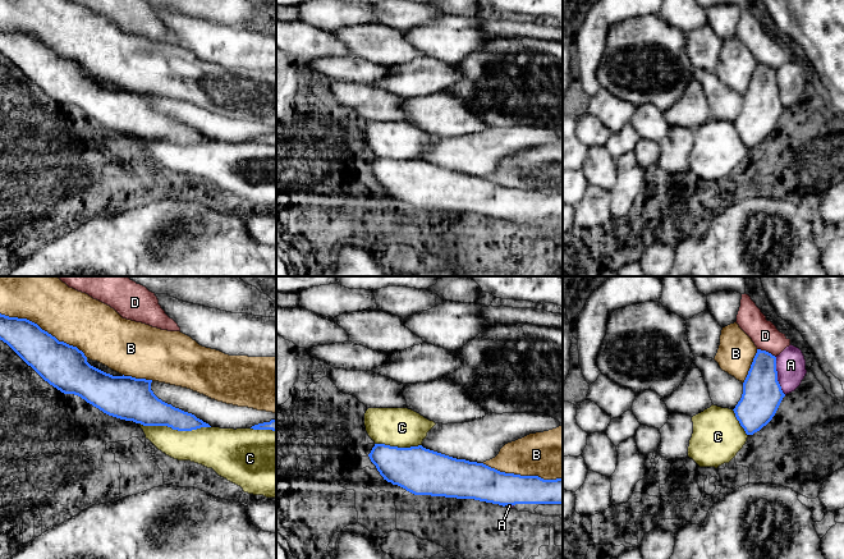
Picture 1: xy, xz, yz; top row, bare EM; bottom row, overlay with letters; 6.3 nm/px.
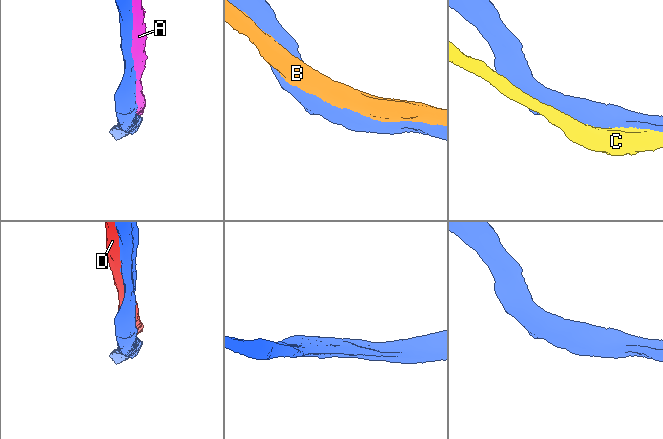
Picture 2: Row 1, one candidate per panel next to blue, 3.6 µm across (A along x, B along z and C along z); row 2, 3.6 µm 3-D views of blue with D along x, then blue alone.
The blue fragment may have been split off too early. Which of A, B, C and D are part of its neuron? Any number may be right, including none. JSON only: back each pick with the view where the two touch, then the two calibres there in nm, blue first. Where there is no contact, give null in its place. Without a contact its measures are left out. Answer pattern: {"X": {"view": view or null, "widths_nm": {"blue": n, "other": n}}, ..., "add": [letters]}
{"add": []}

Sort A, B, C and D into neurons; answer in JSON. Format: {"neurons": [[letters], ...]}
{"neurons": [["A"], ["B"], ["C"], ["D"]]}

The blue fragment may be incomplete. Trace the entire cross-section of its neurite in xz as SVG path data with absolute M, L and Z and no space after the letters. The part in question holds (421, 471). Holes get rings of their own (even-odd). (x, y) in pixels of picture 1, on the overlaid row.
M375 444L368 457L384 480L414 495L474 499L503 507L563 504L563 478L505 473L422 445Z

